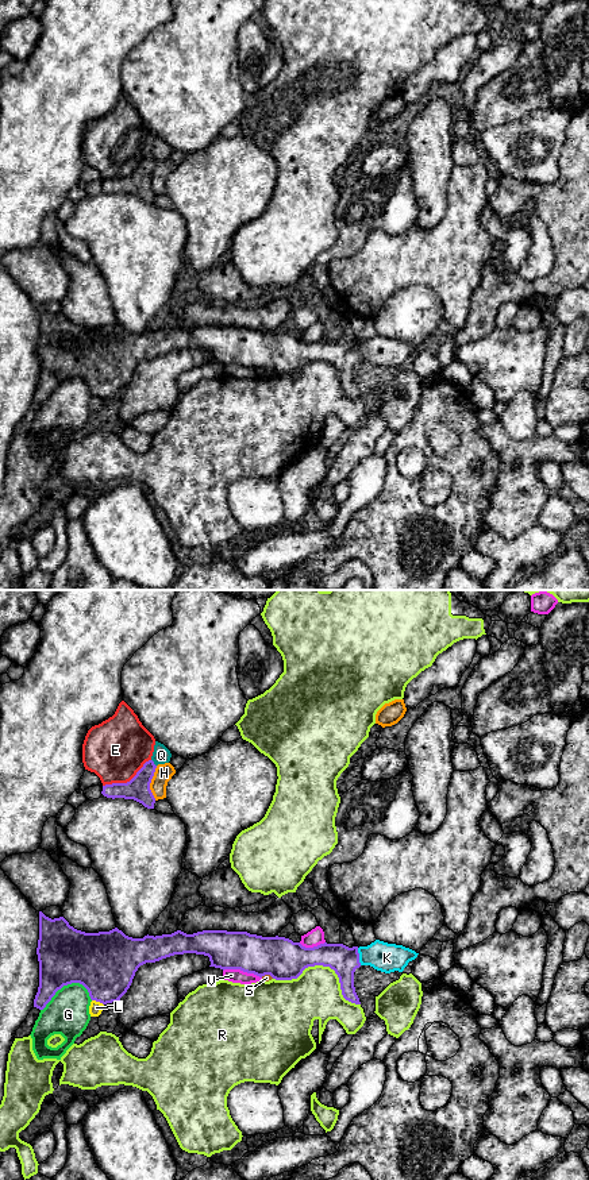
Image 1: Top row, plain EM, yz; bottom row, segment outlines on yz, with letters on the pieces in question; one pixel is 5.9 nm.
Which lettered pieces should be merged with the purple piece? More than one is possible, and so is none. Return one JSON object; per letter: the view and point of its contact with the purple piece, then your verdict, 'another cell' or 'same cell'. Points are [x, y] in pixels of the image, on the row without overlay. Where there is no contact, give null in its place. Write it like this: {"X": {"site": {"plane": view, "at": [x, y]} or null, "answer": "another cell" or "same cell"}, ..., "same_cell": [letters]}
{"E": {"site": {"plane": "yz", "at": [127, 177]}, "answer": "another cell"}, "G": {"site": {"plane": "yz", "at": [66, 380]}, "answer": "another cell"}, "H": {"site": {"plane": "yz", "at": [150, 177]}, "answer": "another cell"}, "K": {"site": {"plane": "yz", "at": [358, 351]}, "answer": "same cell"}, "L": {"site": {"plane": "yz", "at": [97, 396]}, "answer": "another cell"}, "Q": {"site": {"plane": "yz", "at": [153, 158]}, "answer": "another cell"}, "R": {"site": {"plane": "yz", "at": [324, 361]}, "answer": "another cell"}, "S": {"site": {"plane": "yz", "at": [268, 369]}, "answer": "another cell"}, "V": {"site": {"plane": "yz", "at": [242, 365]}, "answer": "another cell"}, "same_cell": ["K"]}

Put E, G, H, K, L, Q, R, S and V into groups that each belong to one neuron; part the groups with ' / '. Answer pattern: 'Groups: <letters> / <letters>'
Groups: E / G / H / K / L Q / R / S / V

